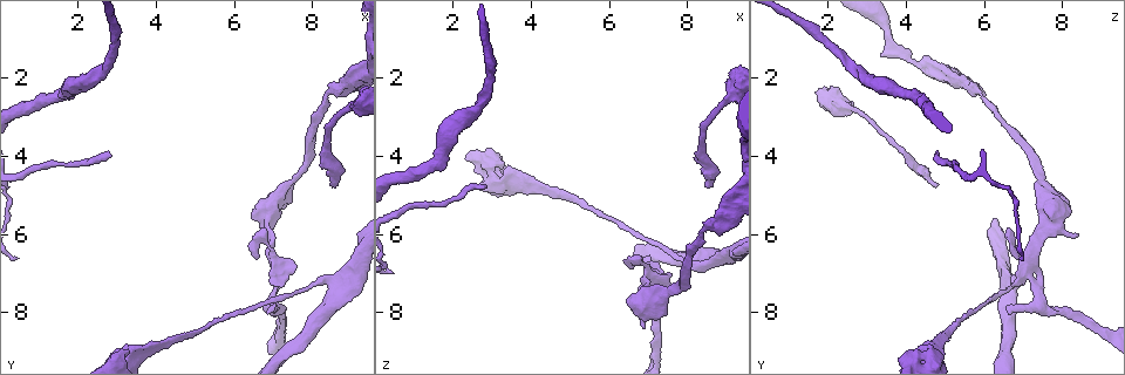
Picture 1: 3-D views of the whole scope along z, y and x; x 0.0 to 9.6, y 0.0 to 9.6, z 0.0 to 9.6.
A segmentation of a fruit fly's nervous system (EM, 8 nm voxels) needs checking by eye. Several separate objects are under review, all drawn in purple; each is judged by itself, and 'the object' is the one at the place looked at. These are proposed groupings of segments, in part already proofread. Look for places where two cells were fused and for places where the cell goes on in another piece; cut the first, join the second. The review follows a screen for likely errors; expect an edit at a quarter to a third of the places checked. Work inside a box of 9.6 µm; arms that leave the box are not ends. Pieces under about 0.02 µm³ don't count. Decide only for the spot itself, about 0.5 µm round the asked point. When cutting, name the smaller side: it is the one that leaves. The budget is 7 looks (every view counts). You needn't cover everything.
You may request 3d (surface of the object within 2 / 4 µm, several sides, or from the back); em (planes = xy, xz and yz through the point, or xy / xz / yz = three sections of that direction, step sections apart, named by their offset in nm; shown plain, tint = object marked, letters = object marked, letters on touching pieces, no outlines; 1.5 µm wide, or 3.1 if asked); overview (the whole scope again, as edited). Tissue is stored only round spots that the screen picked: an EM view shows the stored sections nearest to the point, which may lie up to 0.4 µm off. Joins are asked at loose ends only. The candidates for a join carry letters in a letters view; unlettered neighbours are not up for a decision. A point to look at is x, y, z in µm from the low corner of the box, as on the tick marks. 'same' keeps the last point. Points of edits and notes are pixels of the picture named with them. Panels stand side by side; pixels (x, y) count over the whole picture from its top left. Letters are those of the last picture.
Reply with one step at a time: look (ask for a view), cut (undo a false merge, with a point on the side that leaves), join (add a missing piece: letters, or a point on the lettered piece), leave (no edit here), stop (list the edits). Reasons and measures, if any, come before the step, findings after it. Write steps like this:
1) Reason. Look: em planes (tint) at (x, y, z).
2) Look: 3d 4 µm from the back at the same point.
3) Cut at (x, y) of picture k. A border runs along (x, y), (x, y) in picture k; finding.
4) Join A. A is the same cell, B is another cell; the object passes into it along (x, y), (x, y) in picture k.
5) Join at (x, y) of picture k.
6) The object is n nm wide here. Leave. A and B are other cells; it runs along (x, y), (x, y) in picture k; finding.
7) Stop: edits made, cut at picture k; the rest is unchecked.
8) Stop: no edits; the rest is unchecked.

Long arm stops here. Look: 3d 4 µm from the back at (8.50, 4.70, 4.80).

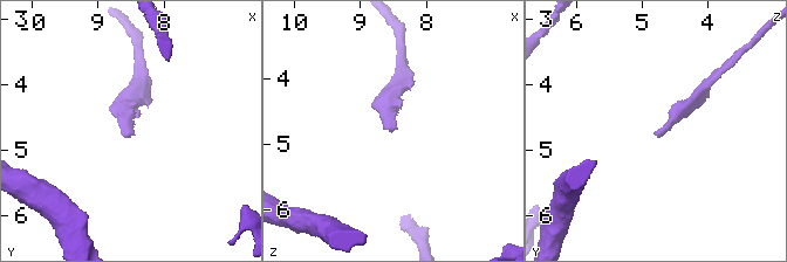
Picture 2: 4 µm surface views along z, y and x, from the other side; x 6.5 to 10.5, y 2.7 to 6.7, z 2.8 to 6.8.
Look: em xz step 4 (tint) at (8.55, 4.75, 4.85).

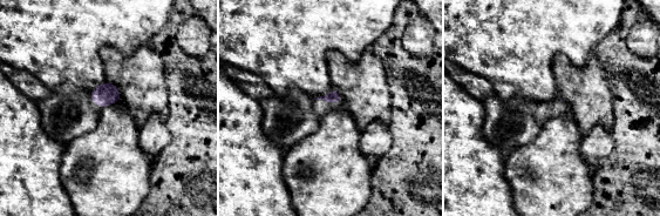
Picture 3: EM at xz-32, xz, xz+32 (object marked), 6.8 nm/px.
Look: em planes (letters) at the same point.

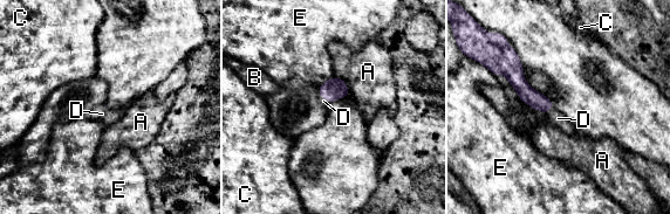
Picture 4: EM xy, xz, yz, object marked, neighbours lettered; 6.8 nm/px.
Join D. D is the same cell, A, B, C and E are other cells; the object passes into it along (535, 99), (549, 109), (558, 118) in picture 4; it goes on there.

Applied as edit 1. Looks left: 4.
Thick turns thin. Look: 3d 4 µm at (2.50, 1.95, 3.00).

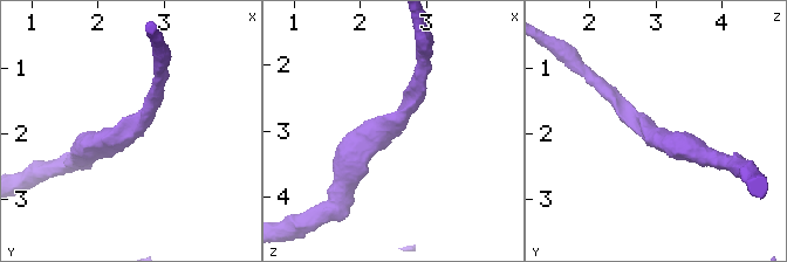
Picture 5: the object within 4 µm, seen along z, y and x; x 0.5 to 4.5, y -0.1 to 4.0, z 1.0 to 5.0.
Now the EM. Look: em planes (letters) at (2.45, 2.00, 2.95).

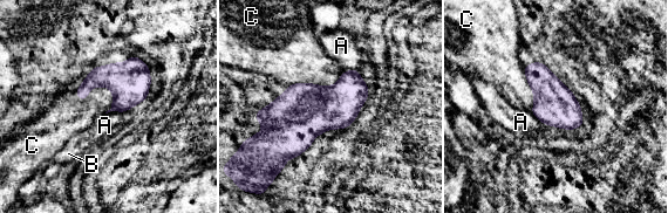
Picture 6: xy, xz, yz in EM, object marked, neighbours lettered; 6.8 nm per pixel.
Leave. A, B and C are other cells; continuous, no second cell.

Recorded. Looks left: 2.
Stops while still wide. Look: em yz step 4 (tint) at (3.20, 8.95, 4.10).

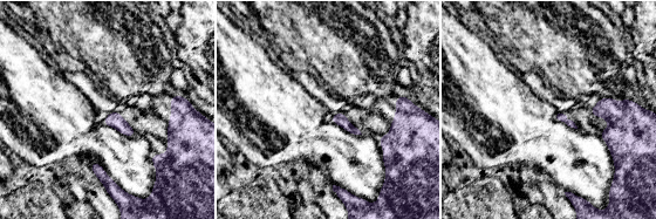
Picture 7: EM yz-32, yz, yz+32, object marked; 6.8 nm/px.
Look: em xz step 4 (letters) at the same point.

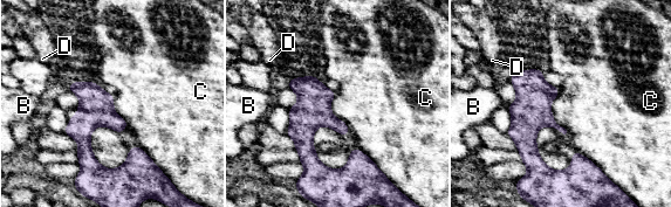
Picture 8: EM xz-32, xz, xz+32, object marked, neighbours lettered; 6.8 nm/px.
Leave. B, C and D are other cells; a border runs along (560, 89), (550, 112), (565, 135) in picture 8; none of them fits.

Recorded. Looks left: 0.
Stop: edits made, join at picture 4; the rest is unchecked.

